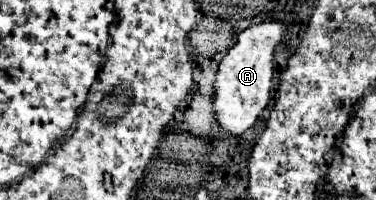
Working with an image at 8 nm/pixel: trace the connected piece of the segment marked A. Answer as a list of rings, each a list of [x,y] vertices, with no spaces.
[[[265,20],[249,26],[237,38],[237,44],[219,62],[215,80],[215,114],[227,134],[239,136],[255,124],[261,110],[269,102],[273,80],[273,56],[283,40],[289,36],[289,26],[281,20]]]

